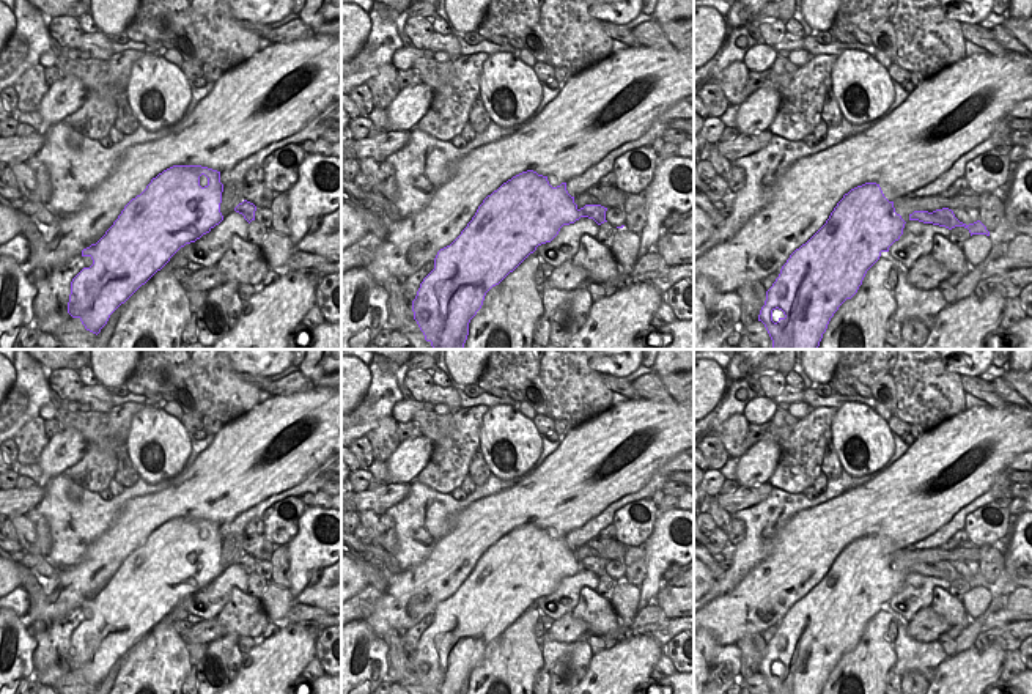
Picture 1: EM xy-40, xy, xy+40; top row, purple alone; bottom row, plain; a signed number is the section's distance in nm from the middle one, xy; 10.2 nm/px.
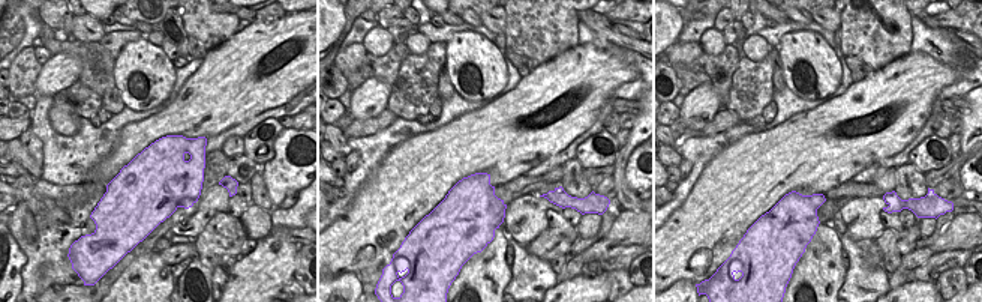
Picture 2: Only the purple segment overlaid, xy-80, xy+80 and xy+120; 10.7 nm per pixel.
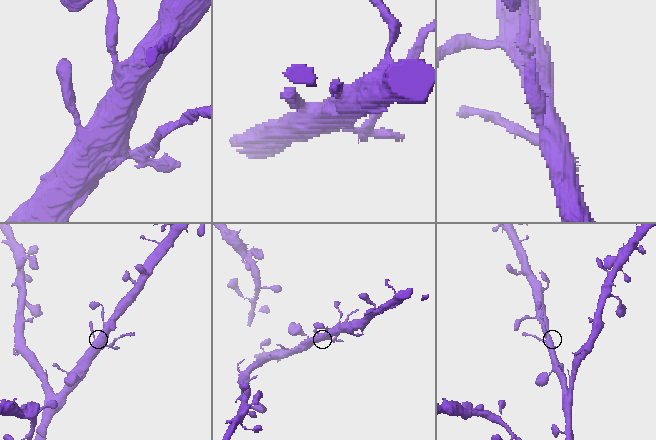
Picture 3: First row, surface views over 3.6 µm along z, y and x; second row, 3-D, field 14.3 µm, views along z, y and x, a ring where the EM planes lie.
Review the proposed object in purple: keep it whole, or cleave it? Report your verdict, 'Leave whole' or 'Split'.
Split.

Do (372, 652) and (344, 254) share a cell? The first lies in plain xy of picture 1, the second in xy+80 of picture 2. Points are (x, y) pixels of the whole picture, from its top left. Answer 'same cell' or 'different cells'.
different cells

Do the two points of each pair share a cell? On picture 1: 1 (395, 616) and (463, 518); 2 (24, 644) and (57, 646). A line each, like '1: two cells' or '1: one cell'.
1: one cell
2: two cells

